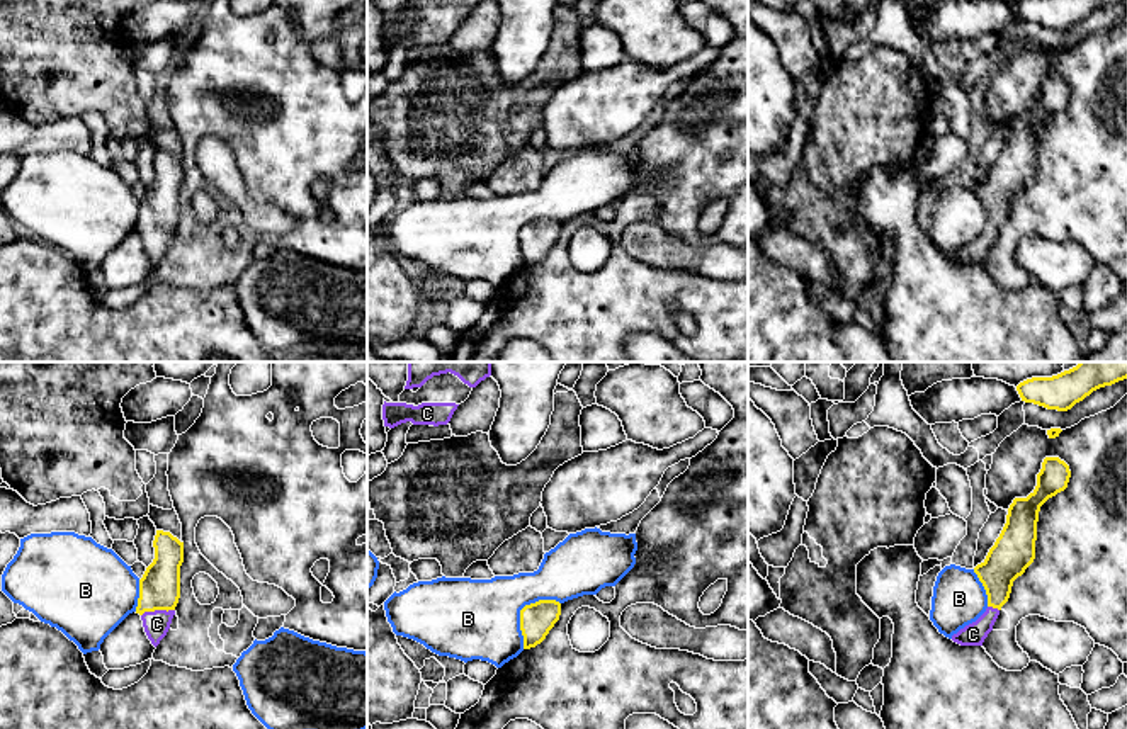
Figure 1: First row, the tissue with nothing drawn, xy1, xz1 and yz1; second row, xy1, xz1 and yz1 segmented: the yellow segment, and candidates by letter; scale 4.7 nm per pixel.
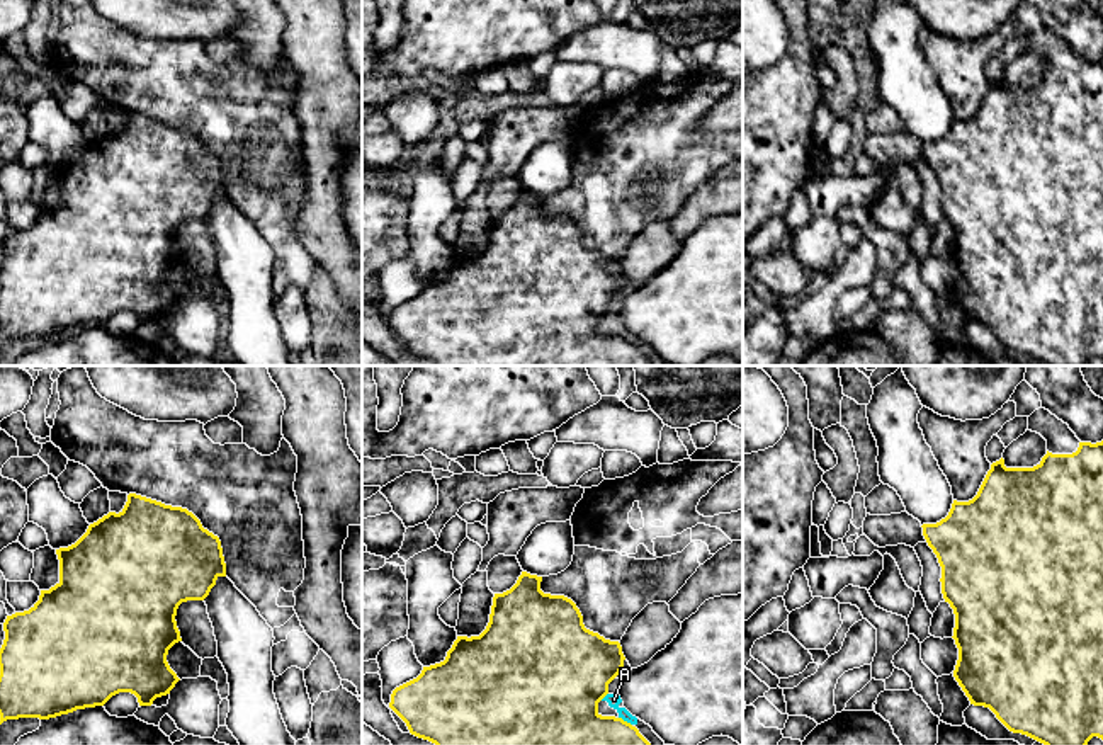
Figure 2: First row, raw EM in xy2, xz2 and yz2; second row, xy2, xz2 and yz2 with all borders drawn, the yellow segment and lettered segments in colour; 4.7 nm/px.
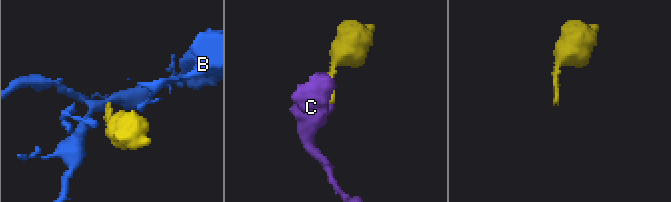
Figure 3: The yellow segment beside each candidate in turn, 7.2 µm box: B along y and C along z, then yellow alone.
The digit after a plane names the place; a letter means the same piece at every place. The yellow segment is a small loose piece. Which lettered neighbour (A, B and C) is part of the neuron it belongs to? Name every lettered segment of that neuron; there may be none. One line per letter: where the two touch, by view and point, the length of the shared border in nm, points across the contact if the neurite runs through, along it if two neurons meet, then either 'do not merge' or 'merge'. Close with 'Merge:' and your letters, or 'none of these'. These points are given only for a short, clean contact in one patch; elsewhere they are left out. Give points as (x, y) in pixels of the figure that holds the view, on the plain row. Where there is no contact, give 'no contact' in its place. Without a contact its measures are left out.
A: xz2 (604, 315) | 50 nm | do not merge
B: xz1 (521, 230) | 280 nm | along xz1 (558, 220), (536, 220), (521, 230), (522, 267) | do not merge
C: xy1 (157, 228) | 160 nm | across xy1 (160, 204), (157, 228), (157, 243) | merge
Merge: C

